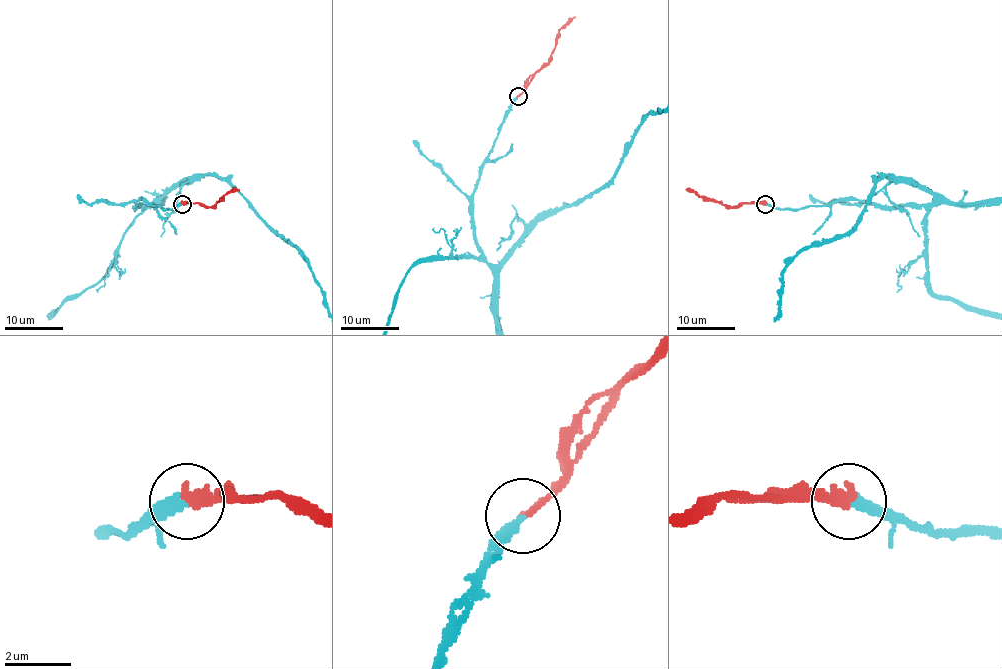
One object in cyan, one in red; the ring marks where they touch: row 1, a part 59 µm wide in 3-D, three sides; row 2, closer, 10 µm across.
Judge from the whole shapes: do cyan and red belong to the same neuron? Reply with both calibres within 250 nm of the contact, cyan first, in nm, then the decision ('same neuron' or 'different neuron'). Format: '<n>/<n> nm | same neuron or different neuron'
200/240 nm | same neuron

